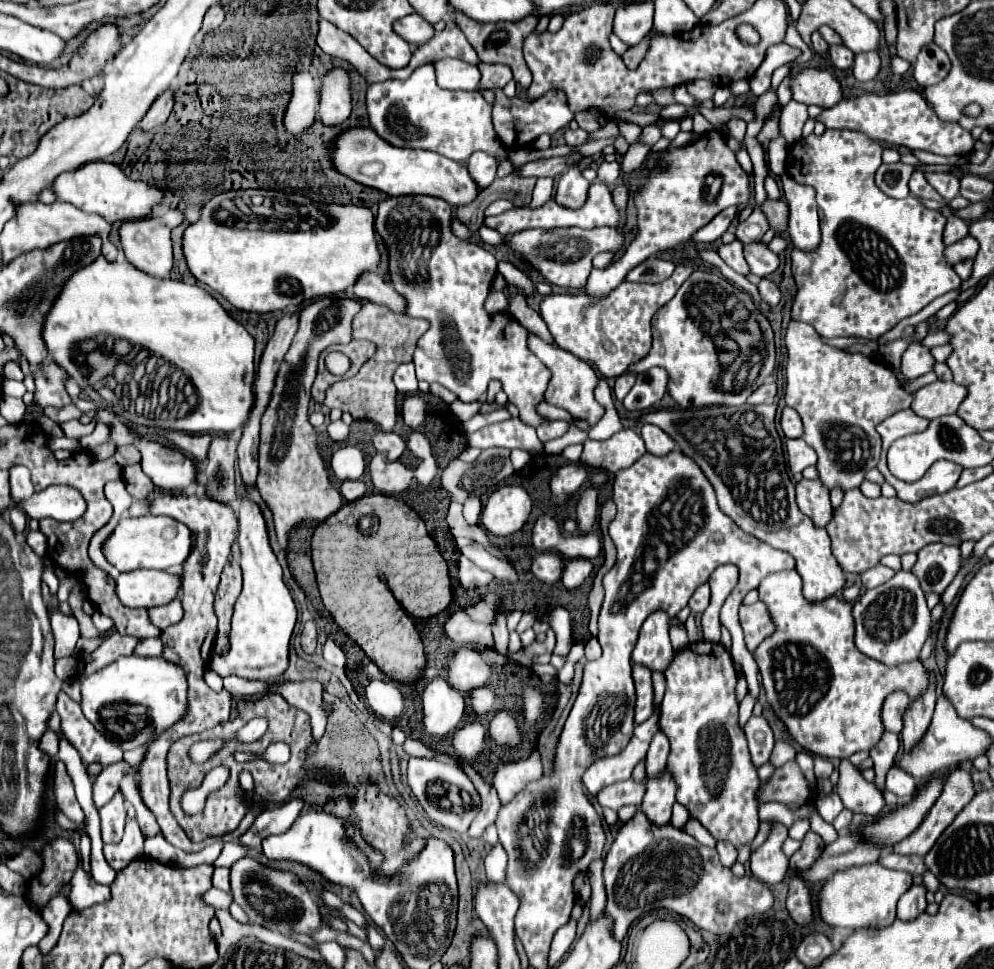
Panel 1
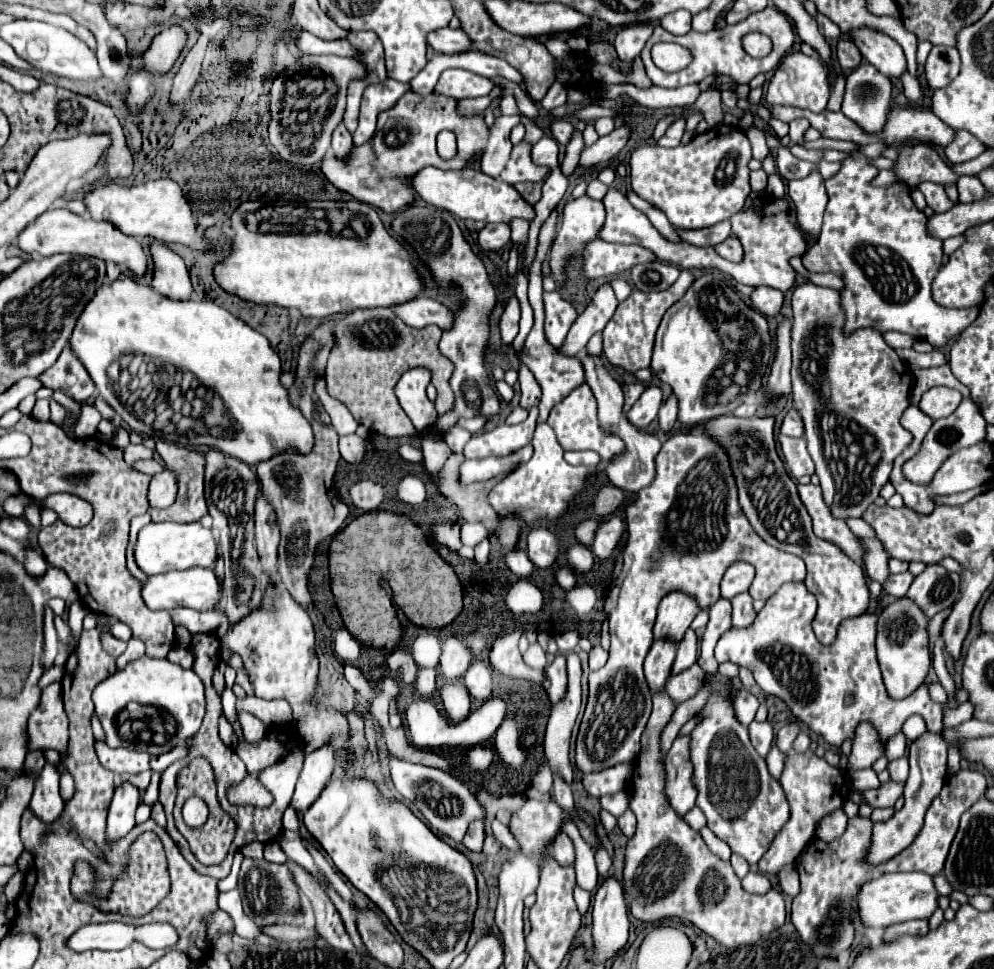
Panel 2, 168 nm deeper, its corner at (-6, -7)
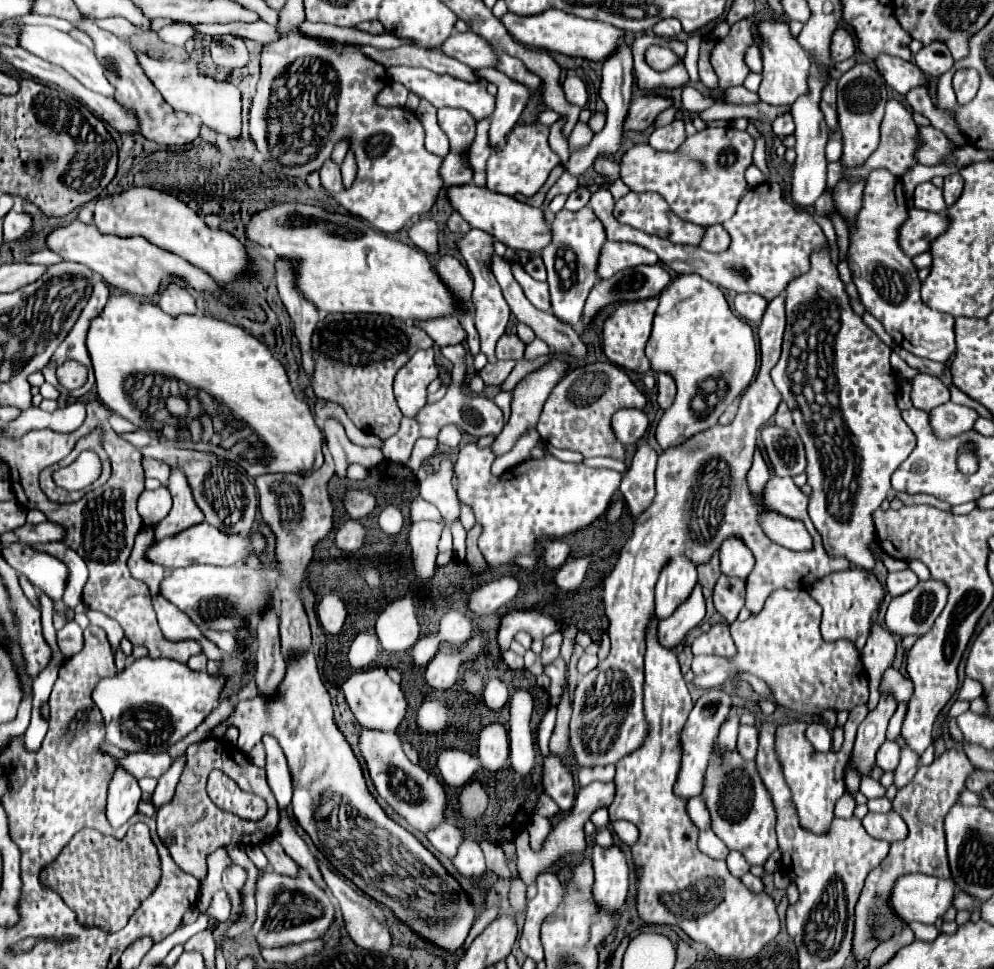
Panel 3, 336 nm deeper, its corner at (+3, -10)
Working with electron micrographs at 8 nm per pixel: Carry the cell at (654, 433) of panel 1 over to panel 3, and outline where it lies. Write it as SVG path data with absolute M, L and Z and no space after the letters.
M667 372L659 374L657 388L659 388L659 396L657 396L659 406L665 410L673 404L673 398L675 398L675 380L673 380L673 376L667 376Z

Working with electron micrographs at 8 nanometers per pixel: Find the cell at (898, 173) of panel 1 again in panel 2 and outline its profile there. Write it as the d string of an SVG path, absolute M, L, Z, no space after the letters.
M880 171L878 177L874 179L874 185L876 185L876 187L890 187L890 185L894 185L894 183L904 183L904 181L900 181L900 179L896 177L896 173L892 173L892 171Z

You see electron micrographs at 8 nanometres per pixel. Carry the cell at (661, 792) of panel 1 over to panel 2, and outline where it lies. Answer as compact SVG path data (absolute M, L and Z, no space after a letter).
M678 737L668 755L664 757L666 765L664 793L668 793L668 803L672 805L672 809L676 809L676 813L680 813L680 817L684 817L684 813L688 813L688 809L692 809L696 801L688 743L690 737Z

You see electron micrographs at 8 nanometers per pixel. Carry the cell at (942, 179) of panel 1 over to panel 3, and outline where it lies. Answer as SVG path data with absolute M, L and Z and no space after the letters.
M889 100L885 106L885 118L881 122L879 148L859 170L851 170L851 176L865 178L873 168L887 168L895 176L903 176L915 164L917 148L917 124L911 110L897 100Z

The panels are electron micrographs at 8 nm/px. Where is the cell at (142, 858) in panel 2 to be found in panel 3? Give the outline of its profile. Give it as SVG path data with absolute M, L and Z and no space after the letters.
M141 822L133 824L123 840L85 828L77 832L63 852L41 872L41 884L57 892L63 902L75 910L77 920L85 928L95 926L107 932L117 932L127 924L139 904L153 892L159 878L159 854L149 836L149 828Z

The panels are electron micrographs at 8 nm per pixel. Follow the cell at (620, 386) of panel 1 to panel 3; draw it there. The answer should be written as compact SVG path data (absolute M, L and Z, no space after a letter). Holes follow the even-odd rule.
M613 362L583 364L567 372L551 390L537 424L537 432L541 440L553 444L555 448L573 450L585 458L611 456L615 460L625 460L625 448L615 440L611 430L611 416L619 408L643 408L645 404L645 394L633 384L623 368L615 366ZM573 388L581 390L573 394Z

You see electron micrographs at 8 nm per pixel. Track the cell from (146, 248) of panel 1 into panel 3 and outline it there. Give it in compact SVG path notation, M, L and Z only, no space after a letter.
M169 284L167 290L163 290L159 294L159 308L173 318L177 318L179 314L195 314L197 312L193 296L177 284Z

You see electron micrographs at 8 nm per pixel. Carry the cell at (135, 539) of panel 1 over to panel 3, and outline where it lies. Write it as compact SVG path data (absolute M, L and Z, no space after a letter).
M201 522L193 528L187 528L179 532L177 536L171 536L161 542L153 542L153 546L147 552L147 558L159 566L171 566L171 568L185 568L191 564L215 564L215 566L233 566L233 564L243 564L251 556L261 556L265 552L265 538L263 534L255 532L249 536L243 534L225 534L219 532L219 528Z

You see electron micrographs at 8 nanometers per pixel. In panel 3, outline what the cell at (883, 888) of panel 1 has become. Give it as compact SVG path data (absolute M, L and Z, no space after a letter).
M907 874L895 882L891 906L909 922L935 924L951 906L955 898L955 882L925 874Z

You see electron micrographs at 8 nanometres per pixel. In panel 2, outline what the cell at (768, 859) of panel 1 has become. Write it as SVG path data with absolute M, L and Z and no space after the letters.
M794 865L782 867L782 869L776 873L776 877L778 877L780 889L782 889L786 895L790 895L790 897L798 895L798 891L800 891L800 881L798 881L798 873L796 873L796 867L794 867Z

